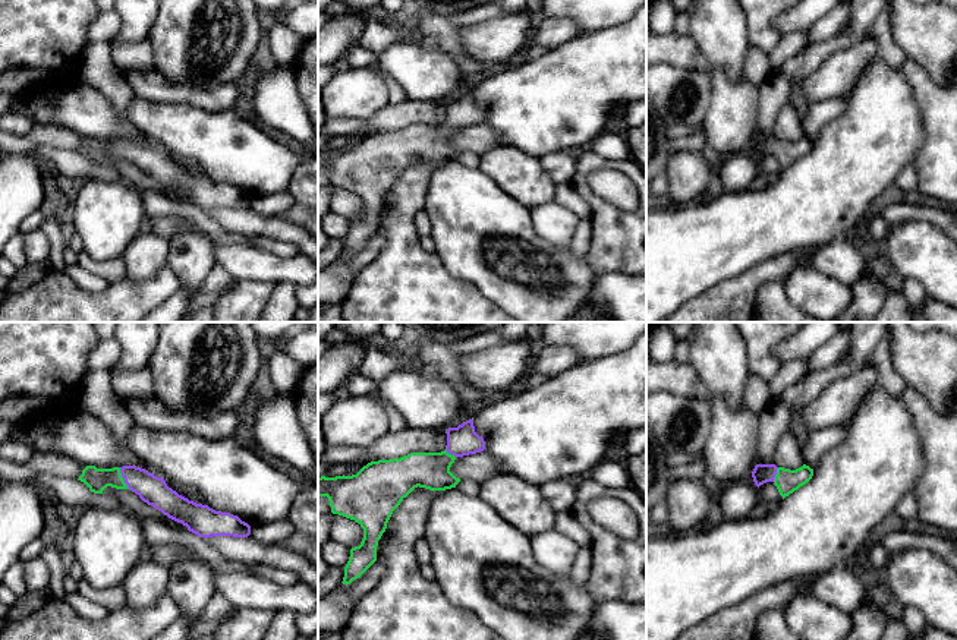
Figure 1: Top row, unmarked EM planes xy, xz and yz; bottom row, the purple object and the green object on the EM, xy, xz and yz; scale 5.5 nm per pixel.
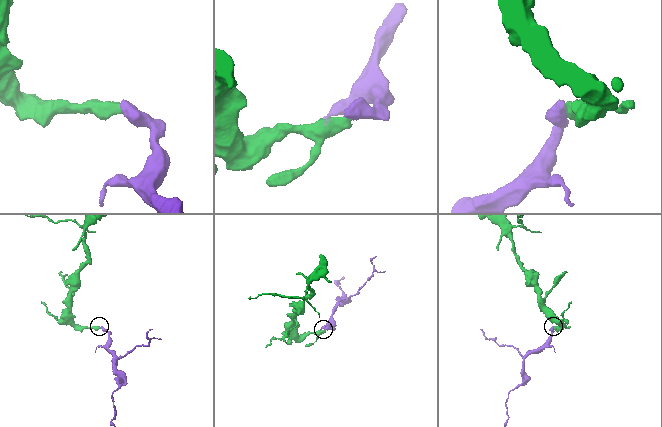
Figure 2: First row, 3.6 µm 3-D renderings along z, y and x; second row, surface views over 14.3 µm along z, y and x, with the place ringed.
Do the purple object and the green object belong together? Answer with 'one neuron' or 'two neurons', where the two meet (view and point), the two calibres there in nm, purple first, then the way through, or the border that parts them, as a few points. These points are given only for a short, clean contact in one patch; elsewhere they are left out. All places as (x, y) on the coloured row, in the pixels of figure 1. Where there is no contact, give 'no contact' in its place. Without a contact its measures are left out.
one neuron; meets purple in xy at (122, 476); 160 nm thick on the purple side, 130 nm on the other; runs through xy (151, 489), (134, 478), (122, 476), (97, 479)

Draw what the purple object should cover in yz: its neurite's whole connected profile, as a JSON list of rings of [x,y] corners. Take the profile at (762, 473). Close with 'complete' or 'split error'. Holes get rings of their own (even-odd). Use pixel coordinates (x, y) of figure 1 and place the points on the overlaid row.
[[[756,464],[752,477],[755,485],[759,488],[766,482],[772,482],[783,499],[806,485],[813,476],[813,469],[803,464],[796,470],[777,467],[775,464]]]; split error

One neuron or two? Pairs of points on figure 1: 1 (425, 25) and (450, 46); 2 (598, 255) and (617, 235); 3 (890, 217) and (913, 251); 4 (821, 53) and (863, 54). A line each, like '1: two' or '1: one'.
1: one
2: one
3: two
4: two

